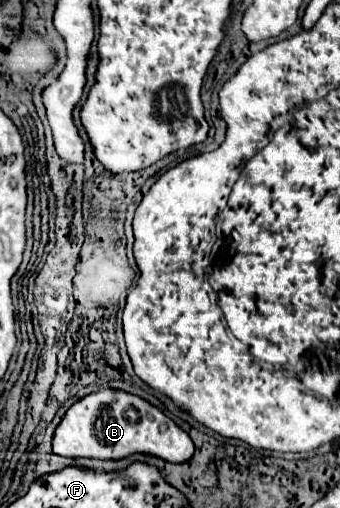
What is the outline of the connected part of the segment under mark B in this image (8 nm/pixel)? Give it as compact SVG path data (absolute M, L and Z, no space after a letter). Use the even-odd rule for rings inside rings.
M99 391L77 401L53 437L53 453L73 459L125 459L135 453L153 455L169 463L185 463L191 459L195 447L185 431L181 431L169 417L149 405L137 395L125 391Z

